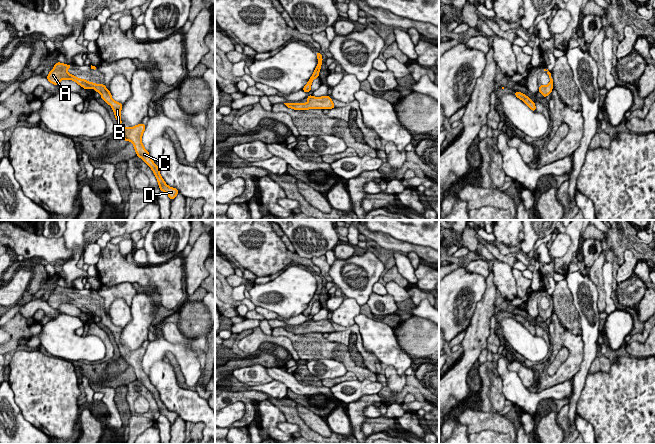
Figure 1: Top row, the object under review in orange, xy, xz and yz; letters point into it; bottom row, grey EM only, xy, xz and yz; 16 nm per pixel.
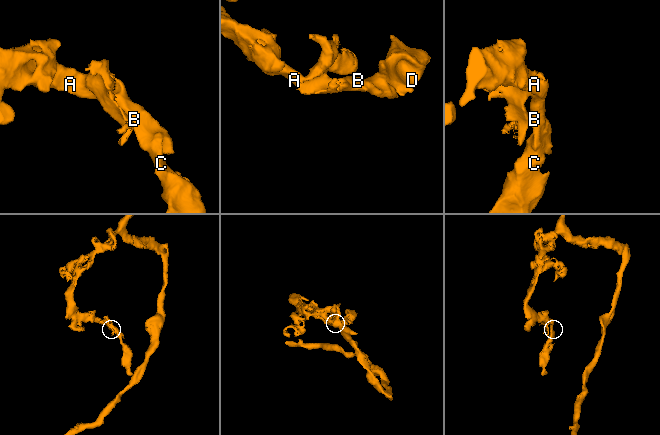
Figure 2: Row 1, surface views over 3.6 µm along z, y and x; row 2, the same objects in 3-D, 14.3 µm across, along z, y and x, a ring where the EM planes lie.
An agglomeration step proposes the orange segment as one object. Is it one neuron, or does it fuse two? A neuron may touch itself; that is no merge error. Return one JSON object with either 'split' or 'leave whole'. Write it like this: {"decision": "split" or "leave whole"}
{"decision": "leave whole"}

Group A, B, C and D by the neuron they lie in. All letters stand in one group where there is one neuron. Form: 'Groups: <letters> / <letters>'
Groups: A B C D

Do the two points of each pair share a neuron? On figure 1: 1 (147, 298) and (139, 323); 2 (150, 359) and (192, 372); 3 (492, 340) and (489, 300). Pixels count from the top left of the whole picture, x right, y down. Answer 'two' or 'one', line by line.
1: one
2: one
3: two

